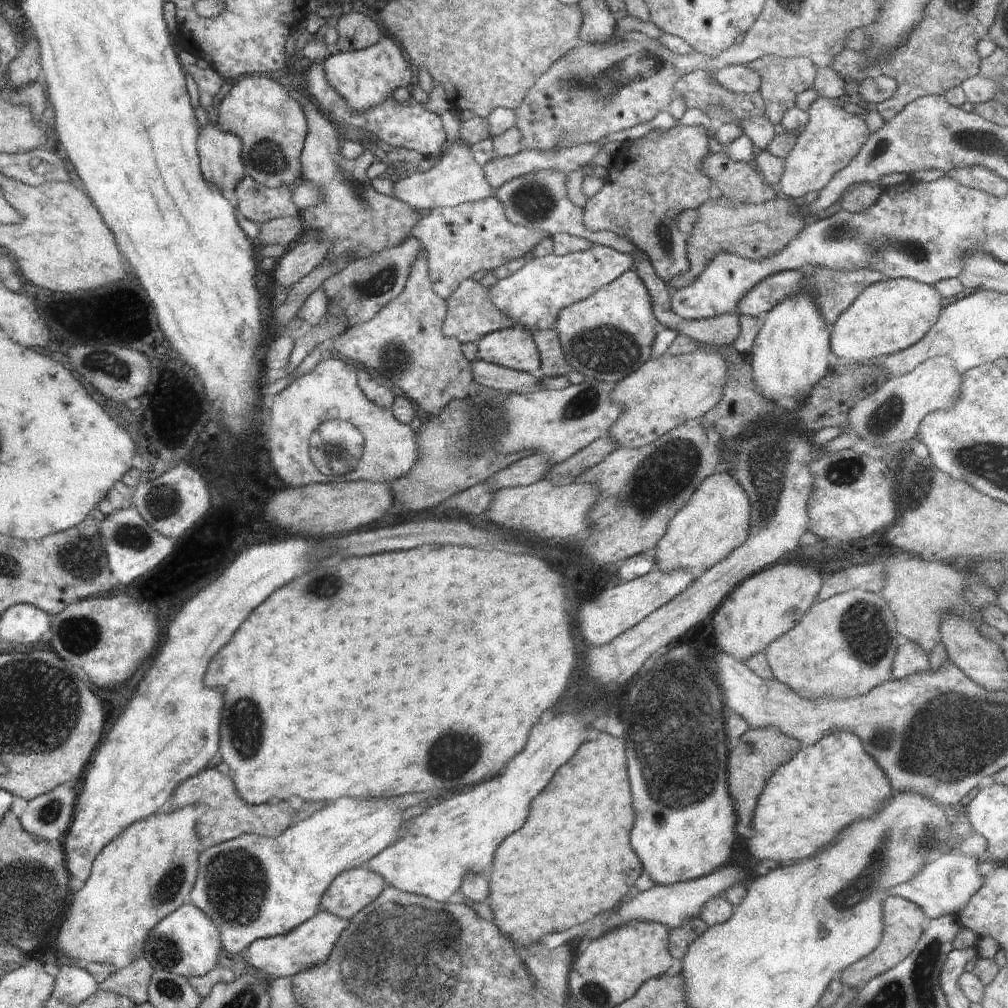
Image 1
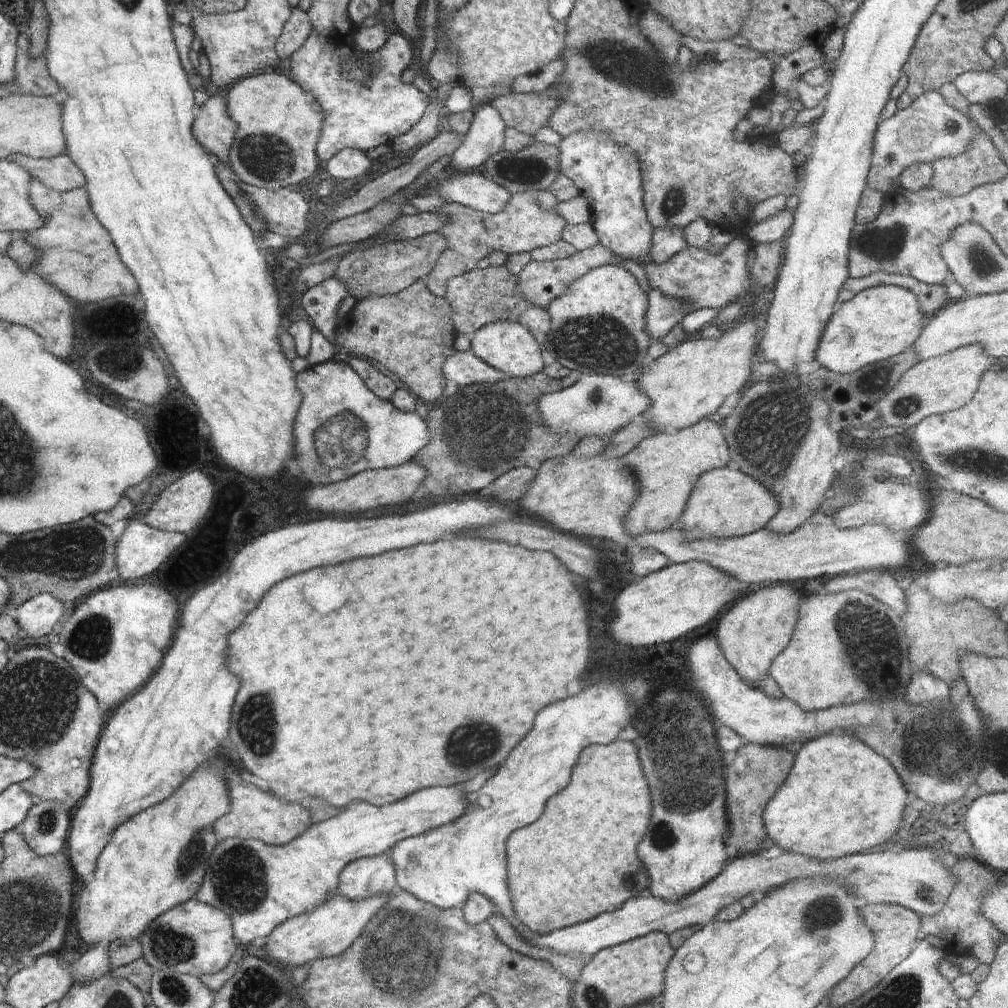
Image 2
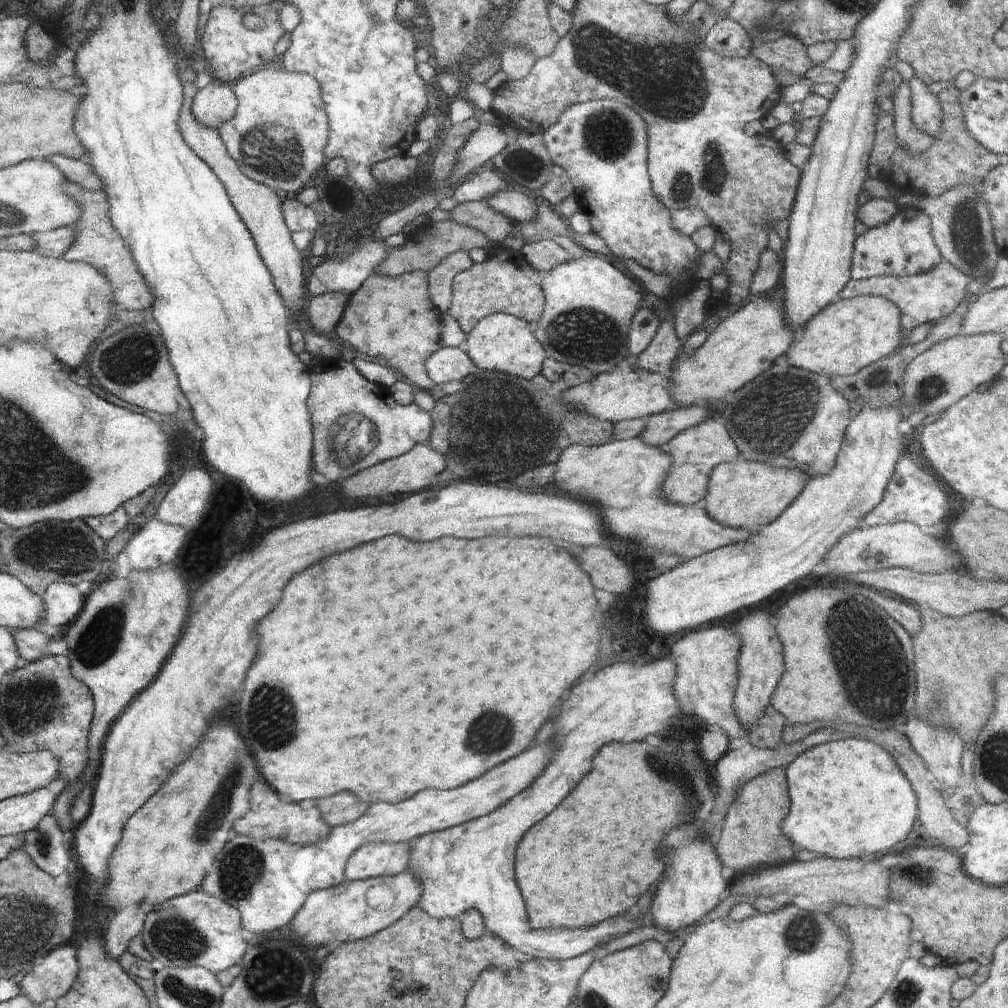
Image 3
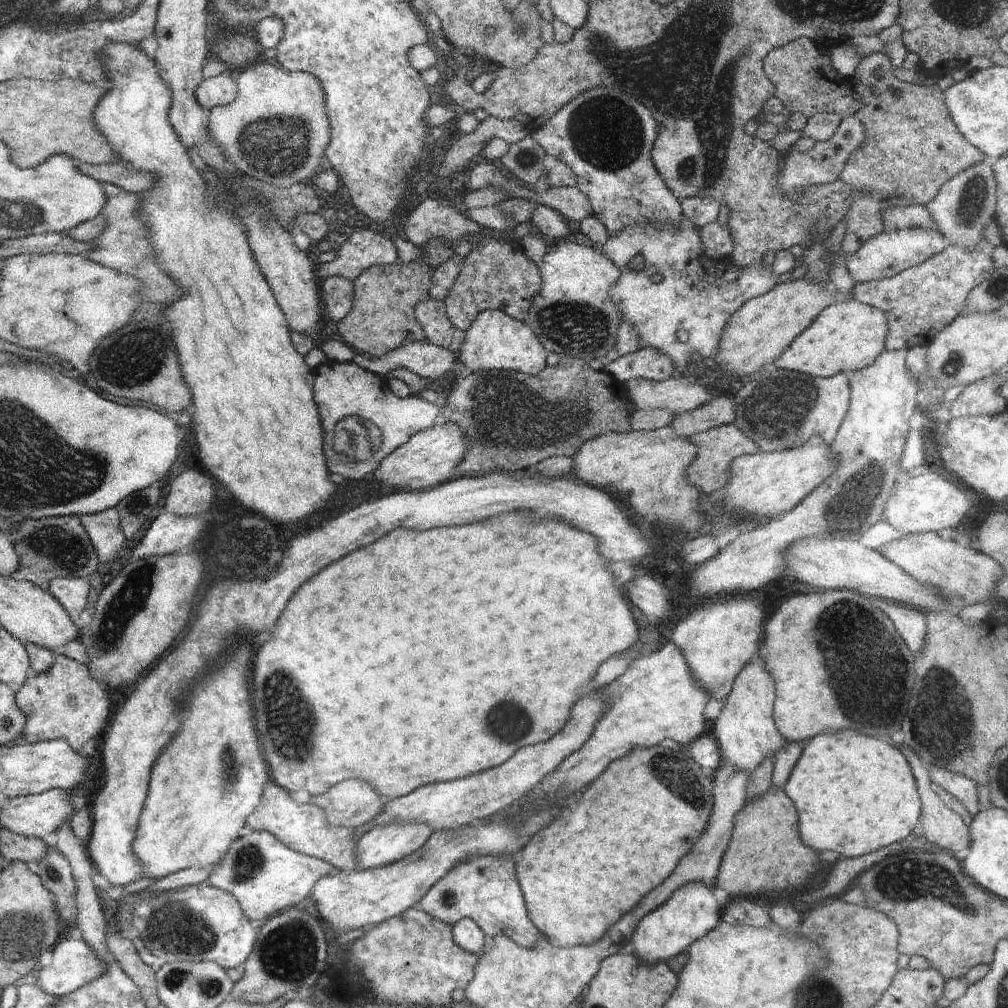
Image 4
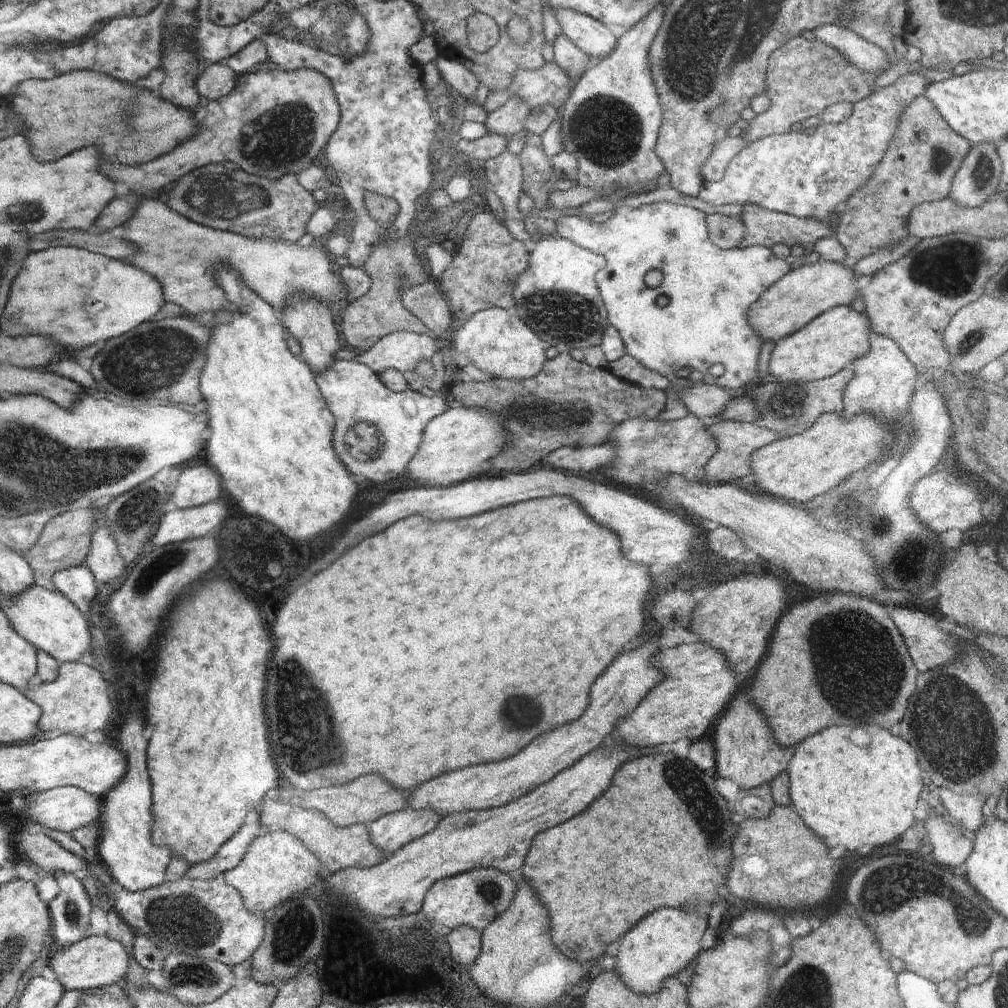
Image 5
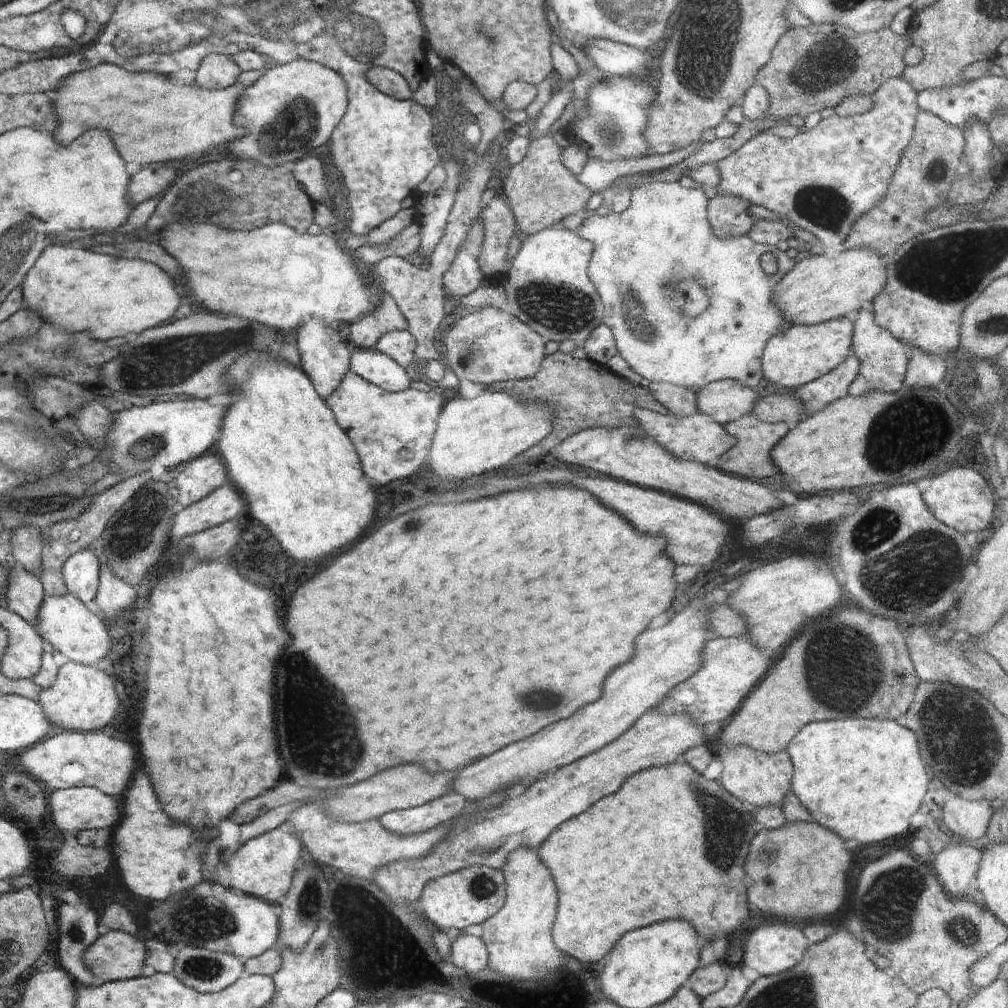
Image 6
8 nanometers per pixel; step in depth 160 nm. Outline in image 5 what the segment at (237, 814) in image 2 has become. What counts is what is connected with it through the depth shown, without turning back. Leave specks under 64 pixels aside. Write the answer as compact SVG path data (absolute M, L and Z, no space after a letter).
M264 798L262 800L260 826L262 826L262 830L266 830L266 833L278 830L294 834L302 844L306 844L310 854L318 856L327 875L338 874L340 870L352 867L371 868L389 857L378 846L374 846L368 826L360 823L348 827L338 827L324 814L320 814L318 810L293 806L293 804L282 802L280 798L270 798L270 800Z

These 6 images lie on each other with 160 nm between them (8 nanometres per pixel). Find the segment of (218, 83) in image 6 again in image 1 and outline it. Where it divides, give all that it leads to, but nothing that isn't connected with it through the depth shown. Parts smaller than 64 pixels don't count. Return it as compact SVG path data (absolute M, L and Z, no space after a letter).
M217 124L202 127L198 146L202 148L202 174L219 191L235 190L246 176L241 138L221 131Z

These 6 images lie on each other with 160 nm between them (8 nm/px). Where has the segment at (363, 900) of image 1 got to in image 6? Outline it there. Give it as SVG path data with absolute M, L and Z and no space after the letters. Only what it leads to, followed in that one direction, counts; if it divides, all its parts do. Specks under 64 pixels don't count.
M452 792L422 806L388 812L379 820L380 824L392 834L400 836L420 834L454 818L464 808L466 802L462 794Z

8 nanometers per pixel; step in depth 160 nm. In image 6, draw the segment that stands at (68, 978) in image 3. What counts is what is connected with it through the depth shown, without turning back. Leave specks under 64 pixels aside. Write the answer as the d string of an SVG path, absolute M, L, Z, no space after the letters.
M111 930L96 938L84 952L84 964L90 968L96 984L108 980L129 980L140 976L144 964L144 941L122 930Z

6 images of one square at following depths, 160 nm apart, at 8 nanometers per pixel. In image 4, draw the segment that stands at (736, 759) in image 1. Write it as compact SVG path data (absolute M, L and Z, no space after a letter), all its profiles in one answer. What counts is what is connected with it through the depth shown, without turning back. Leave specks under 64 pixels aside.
M772 784L761 797L747 801L734 816L733 831L713 884L727 890L732 899L760 892L784 892L802 886L814 874L820 863L818 855L800 838L794 803L782 787Z

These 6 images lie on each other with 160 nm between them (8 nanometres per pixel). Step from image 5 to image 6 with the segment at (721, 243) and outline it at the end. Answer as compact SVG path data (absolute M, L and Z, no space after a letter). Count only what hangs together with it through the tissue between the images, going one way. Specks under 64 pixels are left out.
M717 194L707 202L708 220L718 238L736 238L751 232L756 219L749 215L752 204L732 194Z

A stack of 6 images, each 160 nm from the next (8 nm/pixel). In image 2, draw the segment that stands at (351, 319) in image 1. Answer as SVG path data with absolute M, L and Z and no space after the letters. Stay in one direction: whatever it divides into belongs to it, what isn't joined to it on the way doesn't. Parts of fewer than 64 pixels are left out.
M439 232L428 233L407 241L396 241L364 250L350 251L339 260L334 276L356 301L368 297L395 295L415 280L426 282L433 265L445 249L445 238Z

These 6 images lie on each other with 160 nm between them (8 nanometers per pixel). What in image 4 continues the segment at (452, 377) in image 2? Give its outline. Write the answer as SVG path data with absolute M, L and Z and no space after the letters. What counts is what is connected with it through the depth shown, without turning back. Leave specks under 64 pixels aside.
M410 341L398 346L392 352L386 352L380 358L367 358L356 353L353 362L363 370L386 378L398 368L406 368L421 378L434 381L445 373L459 370L457 355L447 347L431 344L429 341Z

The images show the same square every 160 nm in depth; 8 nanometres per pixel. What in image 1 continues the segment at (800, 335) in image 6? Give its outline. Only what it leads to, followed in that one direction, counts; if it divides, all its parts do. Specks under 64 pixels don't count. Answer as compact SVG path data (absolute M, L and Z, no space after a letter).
M906 277L884 278L884 280L868 286L830 328L832 357L840 356L865 364L915 345L938 322L943 307L942 299L935 285L924 284Z

